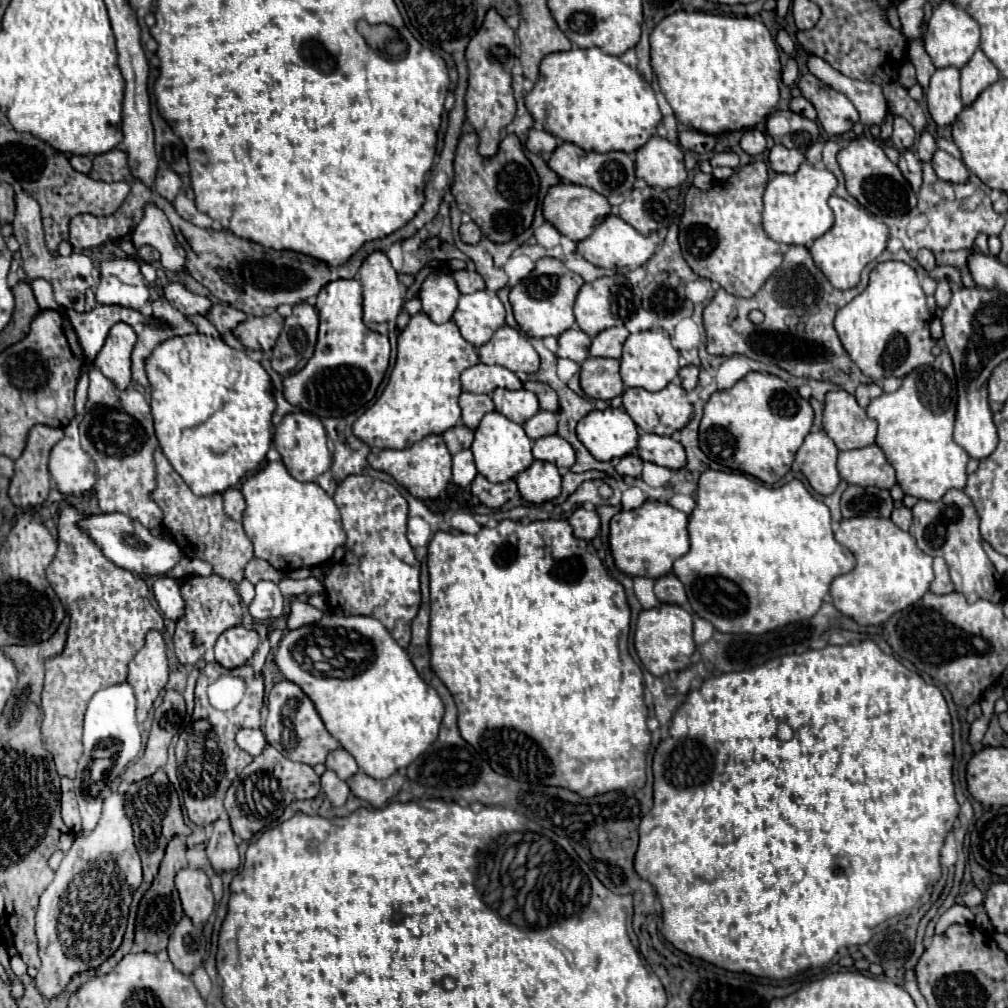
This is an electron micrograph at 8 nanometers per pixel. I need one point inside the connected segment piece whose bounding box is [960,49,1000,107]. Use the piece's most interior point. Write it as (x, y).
(979, 73)

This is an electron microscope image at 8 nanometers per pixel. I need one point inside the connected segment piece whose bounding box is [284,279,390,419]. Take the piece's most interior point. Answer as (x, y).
(349, 362)

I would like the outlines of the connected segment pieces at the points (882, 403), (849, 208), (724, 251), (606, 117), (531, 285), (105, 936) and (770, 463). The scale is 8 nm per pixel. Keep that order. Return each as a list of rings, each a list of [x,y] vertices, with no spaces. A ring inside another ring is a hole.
[[[942,349],[932,365],[908,373],[898,391],[872,399],[866,413],[878,423],[876,445],[884,451],[888,463],[892,463],[898,485],[906,495],[940,501],[950,487],[964,489],[970,457],[952,439],[956,417],[956,377],[946,349]]]
[[[832,195],[828,204],[835,216],[834,225],[830,231],[814,241],[810,253],[818,269],[836,289],[852,289],[860,281],[860,271],[886,249],[888,227],[884,225],[882,217],[873,215],[862,206],[852,205],[838,195]]]
[[[762,161],[750,163],[736,171],[730,179],[716,183],[708,191],[700,191],[696,187],[690,187],[684,197],[684,211],[680,215],[680,245],[682,255],[690,269],[710,281],[716,281],[722,289],[726,289],[730,295],[736,297],[752,297],[764,281],[772,275],[774,269],[782,263],[782,247],[772,241],[764,229],[762,229],[762,193],[768,183],[768,167]]]
[[[574,47],[564,53],[546,55],[540,63],[540,77],[534,89],[526,93],[524,101],[536,125],[542,125],[542,129],[546,129],[548,133],[552,133],[562,141],[570,141],[586,151],[596,151],[596,153],[638,151],[656,133],[656,125],[662,119],[656,95],[652,87],[642,79],[642,75],[630,65],[622,63],[620,57],[606,55],[598,47],[592,49]]]
[[[552,257],[538,259],[532,273],[510,289],[510,305],[512,305],[518,327],[528,337],[562,335],[566,329],[574,327],[576,323],[572,309],[582,285],[584,285],[584,279],[578,273],[570,271],[562,261],[552,259]]]
[[[110,793],[96,829],[72,843],[54,881],[40,897],[36,935],[42,967],[36,975],[36,987],[44,997],[60,995],[74,973],[98,967],[118,949],[126,931],[132,889],[138,889],[140,883],[142,867],[132,825],[124,813],[124,797]]]
[[[752,371],[734,387],[716,391],[704,405],[700,421],[700,449],[728,469],[752,475],[766,485],[782,479],[794,461],[798,447],[810,433],[814,411],[794,387],[770,373]]]

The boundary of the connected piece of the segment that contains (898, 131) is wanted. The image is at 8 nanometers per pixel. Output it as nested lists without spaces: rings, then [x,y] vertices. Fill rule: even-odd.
[[[894,117],[894,133],[892,133],[892,145],[902,153],[906,149],[912,149],[916,141],[916,131],[914,127],[902,119],[902,117]]]

